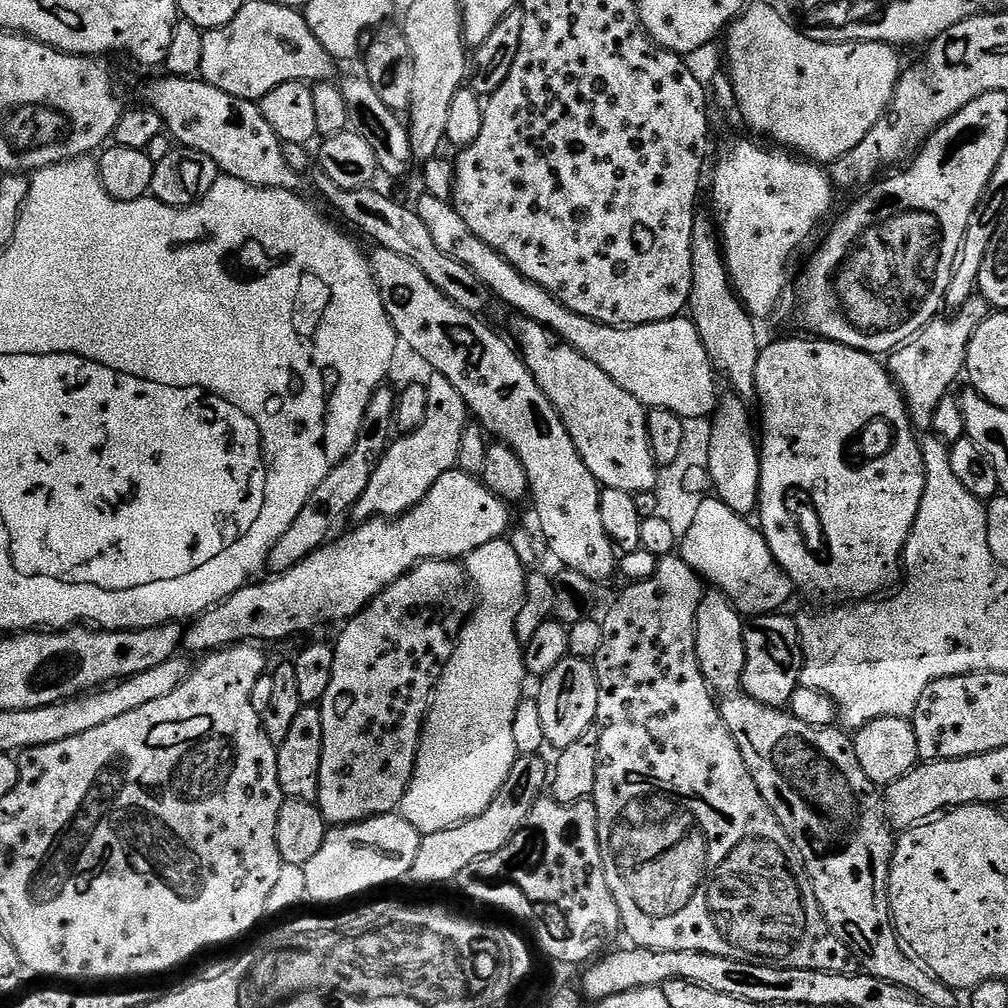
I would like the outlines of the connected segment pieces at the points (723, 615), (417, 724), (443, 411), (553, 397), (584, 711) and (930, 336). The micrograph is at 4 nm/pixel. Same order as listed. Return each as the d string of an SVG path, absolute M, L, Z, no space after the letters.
M705 591L696 615L696 653L704 681L716 694L732 694L741 687L746 666L744 625L741 613L721 592Z
M422 560L406 575L398 578L382 594L378 594L364 609L343 625L340 641L334 644L334 674L330 678L330 686L318 707L322 714L322 726L326 729L326 738L322 742L322 770L320 771L320 799L318 807L325 821L332 826L358 824L362 820L370 820L374 816L387 816L399 809L402 798L408 789L408 783L416 769L416 755L420 749L420 733L424 731L424 722L428 718L428 709L432 703L432 693L436 682L444 672L444 667L456 649L456 641L460 639L460 631L464 628L474 609L474 587L469 579L463 563L454 560Z
M432 374L429 377L426 380L428 405L424 424L393 439L388 451L380 457L379 464L372 469L370 486L366 486L354 509L357 521L395 518L403 512L409 512L415 504L422 502L422 498L426 498L426 494L434 486L434 482L442 478L442 474L457 467L458 450L469 427L470 413L462 394L458 394L458 390L454 390L454 386L450 386L444 376Z
M517 319L515 347L524 365L530 370L530 374L538 382L538 386L546 394L546 398L554 406L554 410L562 418L582 462L594 474L594 478L606 488L614 490L626 490L633 494L638 492L650 492L657 486L656 455L652 452L652 440L648 436L648 412L634 394L626 394L610 374L598 370L590 358L582 358L578 350L574 350L560 337L554 335L548 328L544 328L533 320Z
M569 658L558 662L550 674L539 681L540 696L536 700L538 714L542 714L542 730L545 741L556 750L569 748L582 734L595 725L598 710L598 682L595 667L587 660Z
M979 294L971 298L960 308L951 313L949 320L937 318L931 320L918 335L906 344L901 344L895 352L887 357L886 367L892 381L904 397L904 405L908 408L908 416L912 427L917 430L931 429L934 422L934 410L938 410L938 402L949 395L952 383L963 377L968 363L968 347L982 322L990 314L990 305Z

